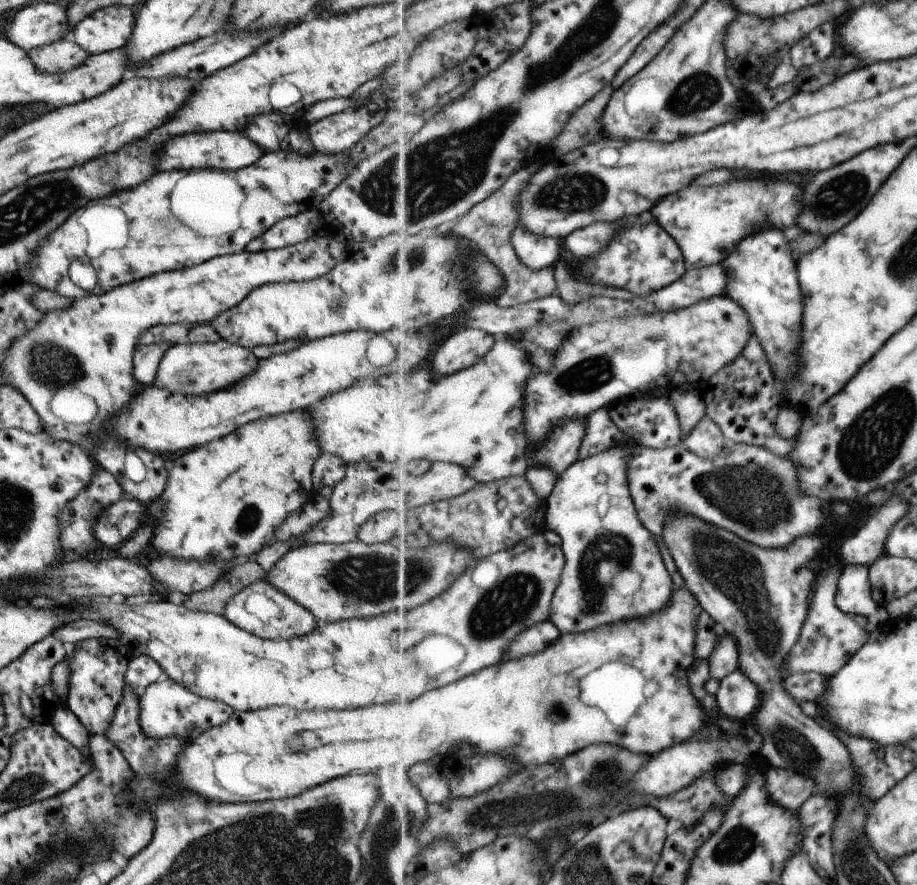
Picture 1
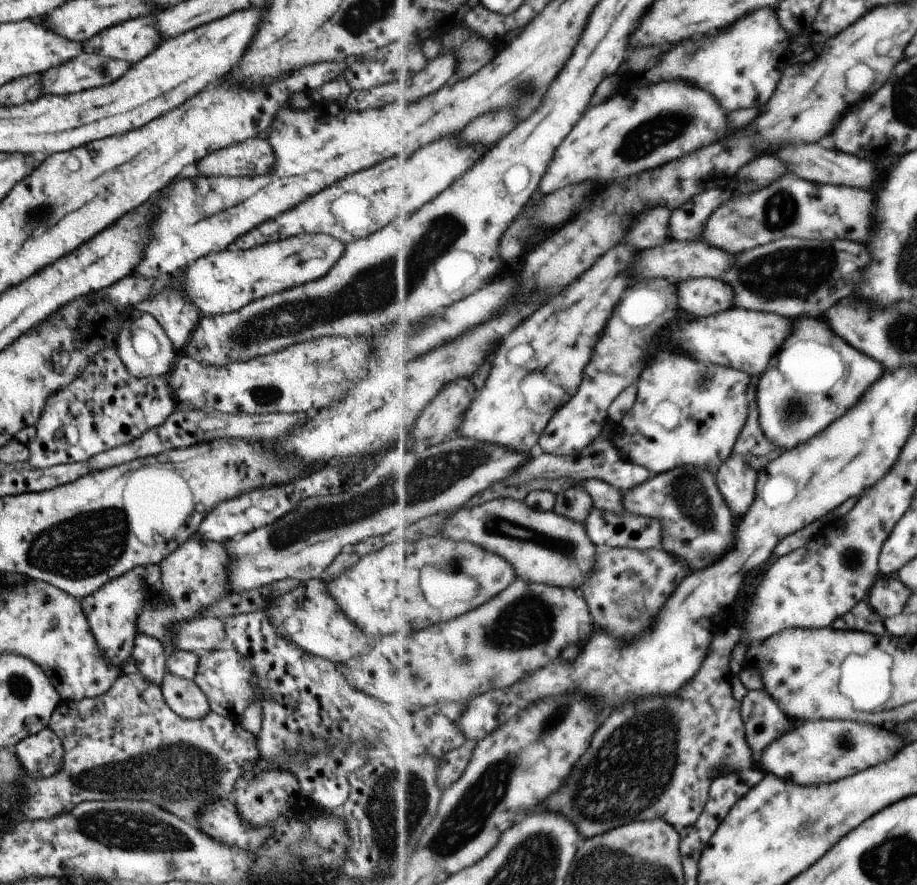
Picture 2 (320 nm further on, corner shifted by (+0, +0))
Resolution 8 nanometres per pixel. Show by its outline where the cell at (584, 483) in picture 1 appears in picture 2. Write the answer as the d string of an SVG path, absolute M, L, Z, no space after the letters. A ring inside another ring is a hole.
M665 347L665 350L657 352L657 356L652 358L649 368L645 368L645 372L642 372L641 378L637 382L638 397L636 403L633 405L632 410L624 416L624 419L620 424L622 426L621 438L613 438L614 443L618 446L626 459L640 464L641 466L650 467L661 473L669 472L677 467L699 467L707 469L708 471L713 472L713 474L717 474L720 468L724 466L725 461L729 459L731 453L735 451L737 439L740 438L741 431L744 430L745 423L748 422L752 397L750 394L752 378L753 377L748 372L742 371L741 369L721 366L715 363L706 363L679 349Z

